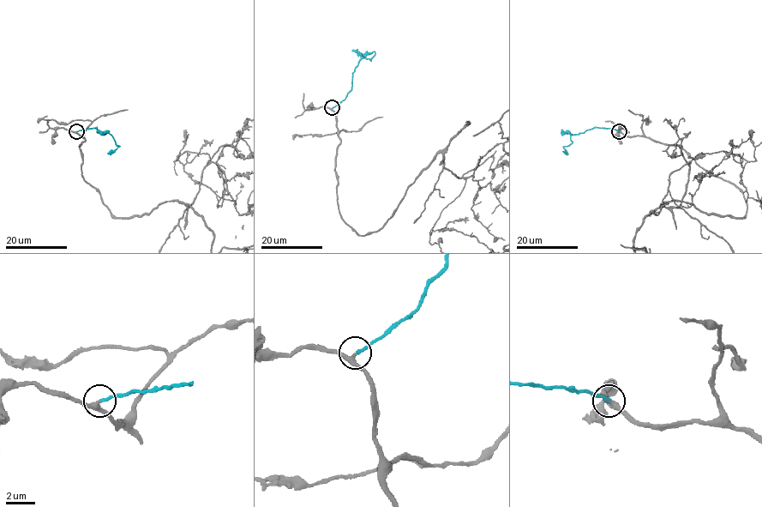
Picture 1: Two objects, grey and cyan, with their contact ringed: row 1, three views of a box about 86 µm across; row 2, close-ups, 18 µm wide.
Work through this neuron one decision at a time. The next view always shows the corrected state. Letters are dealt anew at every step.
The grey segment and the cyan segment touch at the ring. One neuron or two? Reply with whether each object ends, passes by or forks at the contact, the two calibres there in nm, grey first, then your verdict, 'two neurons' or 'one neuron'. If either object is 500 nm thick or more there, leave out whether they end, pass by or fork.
grey passes by; cyan ends; calibres 280 and 190 nm; one neuron

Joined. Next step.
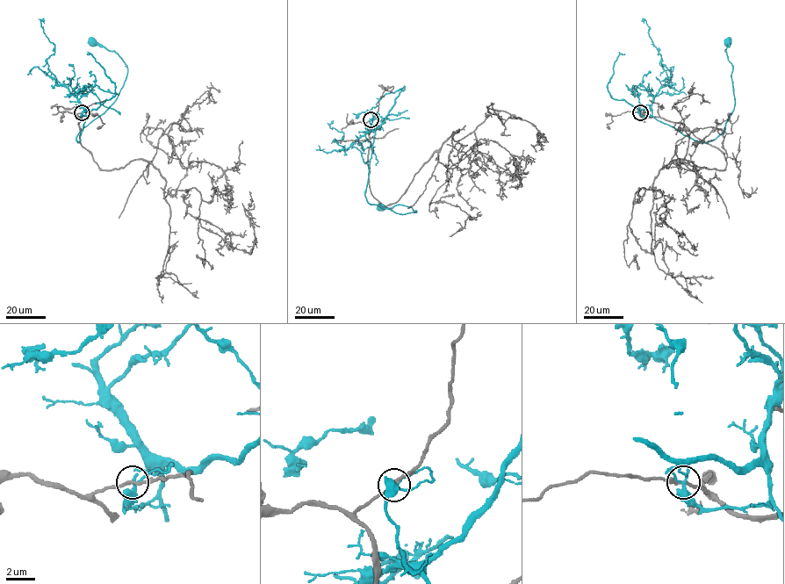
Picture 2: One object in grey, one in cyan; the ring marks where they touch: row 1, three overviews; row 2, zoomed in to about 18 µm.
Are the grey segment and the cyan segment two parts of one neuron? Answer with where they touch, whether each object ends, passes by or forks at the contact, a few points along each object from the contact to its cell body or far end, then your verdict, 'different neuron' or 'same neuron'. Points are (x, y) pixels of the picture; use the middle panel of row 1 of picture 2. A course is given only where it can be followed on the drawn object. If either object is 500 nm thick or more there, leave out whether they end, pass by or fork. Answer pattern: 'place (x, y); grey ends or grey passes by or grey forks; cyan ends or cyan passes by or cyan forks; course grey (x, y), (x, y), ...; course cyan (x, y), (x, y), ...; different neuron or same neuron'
place (370, 119); grey passes by; cyan forks; course grey (370, 119), (369, 182), (383, 205), (489, 108), (532, 124), (538, 143); course cyan (370, 119), (375, 135), (365, 193), (366, 200), (399, 213), (416, 211), (402, 205), (380, 207); different neuron

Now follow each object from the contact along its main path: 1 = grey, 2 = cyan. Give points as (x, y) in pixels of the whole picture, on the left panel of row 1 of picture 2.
1: (82, 112), (80, 141), (103, 169), (148, 161), (163, 198), (195, 188), (201, 227), (247, 252), (249, 191)
2: (82, 112), (81, 116), (86, 118), (78, 142), (81, 131), (117, 97), (127, 73), (122, 59), (91, 39)

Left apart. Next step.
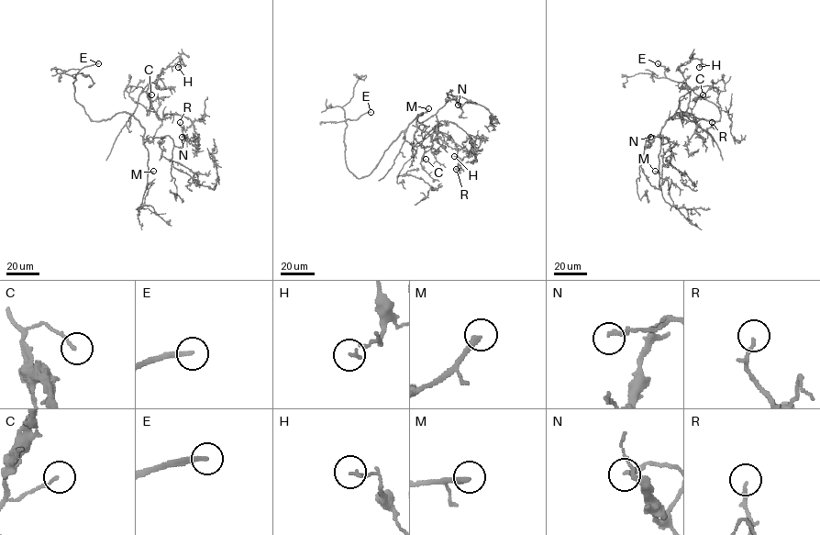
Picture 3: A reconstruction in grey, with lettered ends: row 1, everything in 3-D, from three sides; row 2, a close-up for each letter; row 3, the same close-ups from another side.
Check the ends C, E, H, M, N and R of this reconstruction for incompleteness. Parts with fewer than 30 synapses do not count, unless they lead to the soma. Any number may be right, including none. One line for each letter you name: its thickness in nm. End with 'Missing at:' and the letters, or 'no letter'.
E: calibre 200 nm
M: calibre 280 nm
R: calibre 150 nm
Missing at: E, M, R

